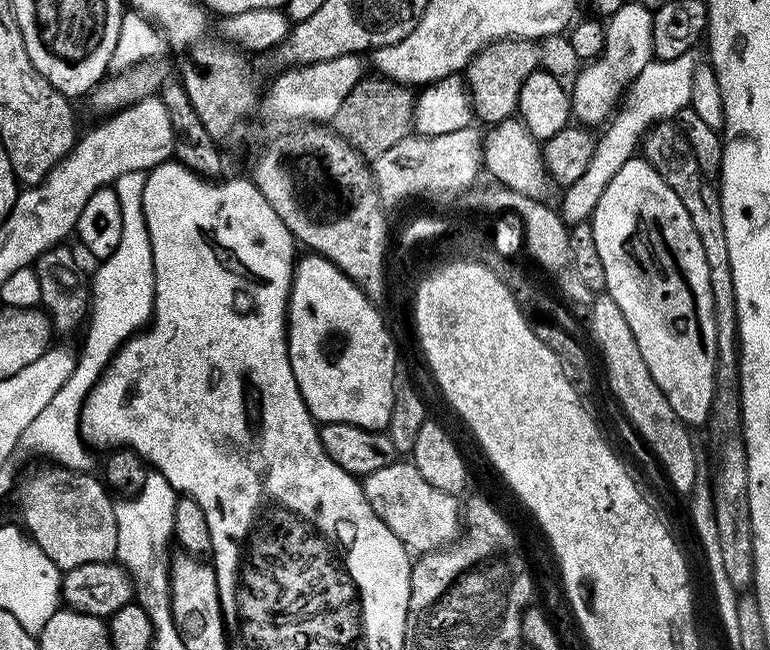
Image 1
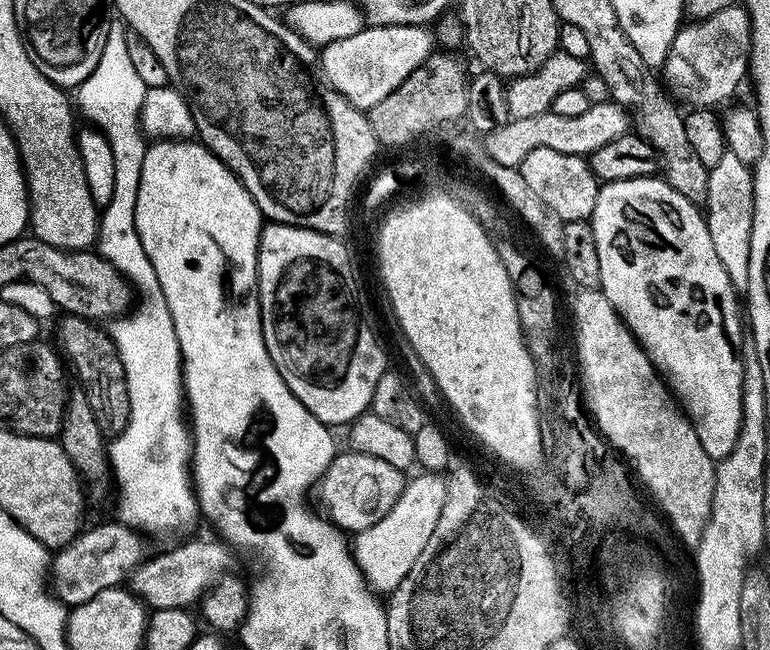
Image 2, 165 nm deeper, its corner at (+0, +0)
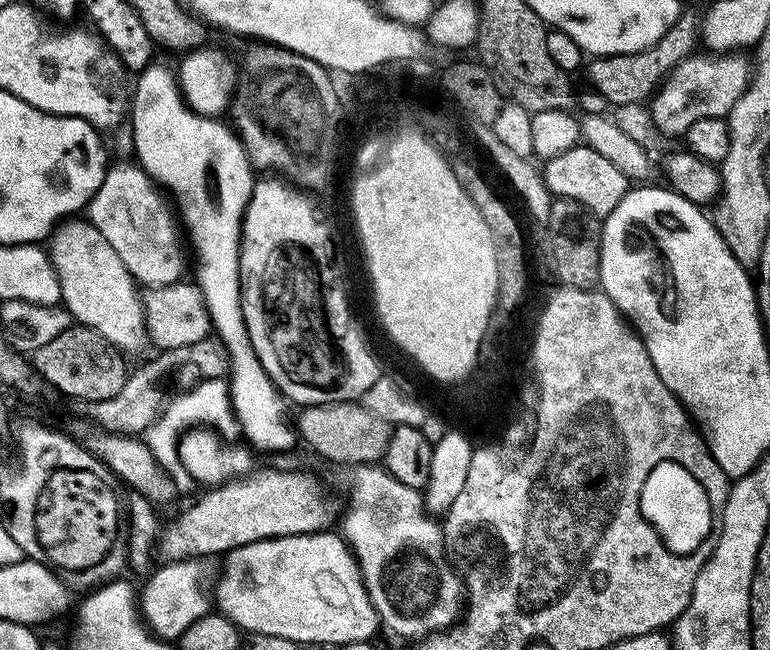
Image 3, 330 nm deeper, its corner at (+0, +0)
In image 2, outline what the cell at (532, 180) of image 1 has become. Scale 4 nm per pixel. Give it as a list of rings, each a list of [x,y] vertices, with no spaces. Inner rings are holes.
[[[530,150],[526,158],[519,166],[522,178],[526,178],[526,183],[559,220],[565,222],[570,220],[587,220],[591,221],[592,211],[598,202],[602,184],[597,180],[592,172],[591,163],[583,156],[574,154],[558,154],[558,150]]]

